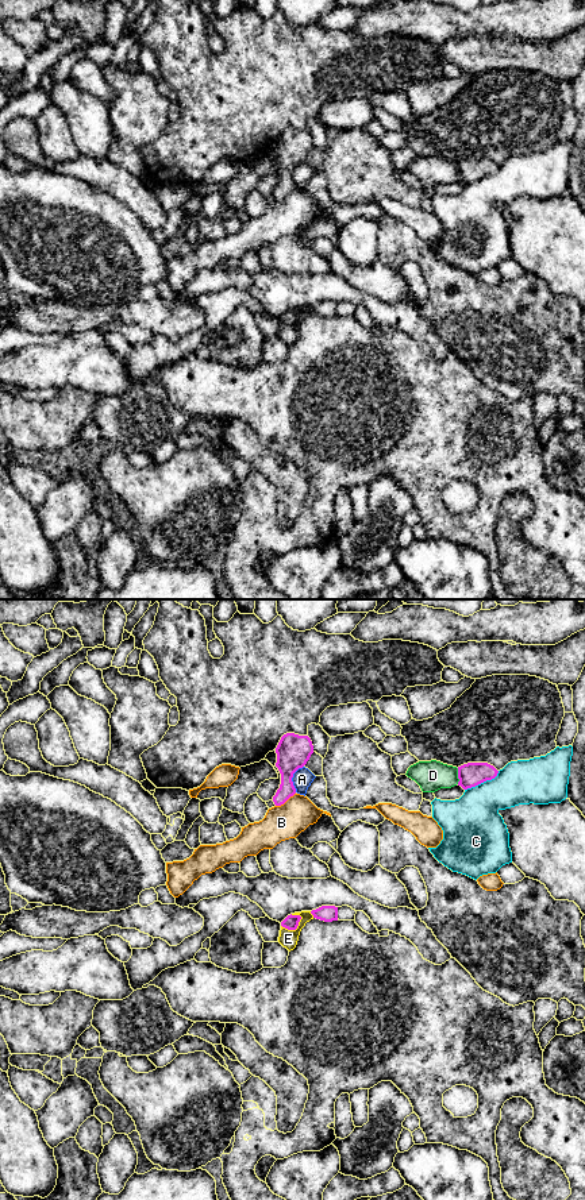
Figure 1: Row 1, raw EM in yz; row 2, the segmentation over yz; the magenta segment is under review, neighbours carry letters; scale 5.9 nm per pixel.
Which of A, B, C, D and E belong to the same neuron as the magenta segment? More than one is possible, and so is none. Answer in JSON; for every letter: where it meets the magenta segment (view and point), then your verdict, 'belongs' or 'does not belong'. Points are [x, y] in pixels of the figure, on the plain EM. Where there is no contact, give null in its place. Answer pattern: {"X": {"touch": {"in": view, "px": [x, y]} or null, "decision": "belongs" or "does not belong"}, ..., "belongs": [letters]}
{"A": {"touch": {"in": "yz", "px": [292, 172]}, "decision": "does not belong"}, "B": {"touch": {"in": "yz", "px": [285, 196]}, "decision": "does not belong"}, "C": {"touch": {"in": "yz", "px": [482, 177]}, "decision": "does not belong"}, "D": {"touch": {"in": "yz", "px": [458, 172]}, "decision": "does not belong"}, "E": {"touch": {"in": "yz", "px": [293, 324]}, "decision": "belongs"}, "belongs": ["E"]}

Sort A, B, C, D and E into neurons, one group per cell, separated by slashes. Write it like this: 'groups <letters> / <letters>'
groups A / B / C / D / E

